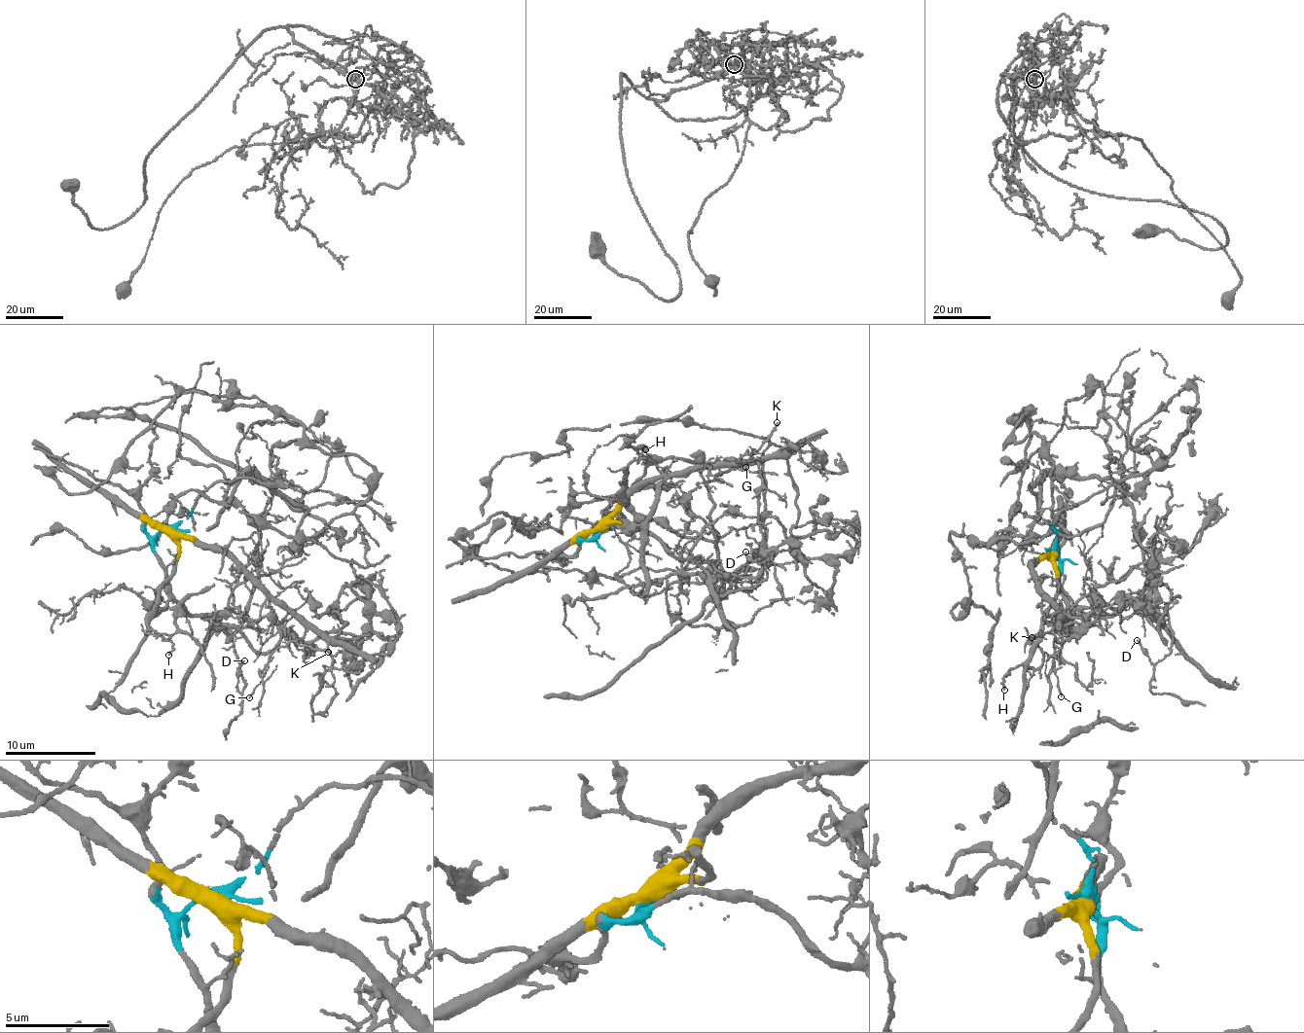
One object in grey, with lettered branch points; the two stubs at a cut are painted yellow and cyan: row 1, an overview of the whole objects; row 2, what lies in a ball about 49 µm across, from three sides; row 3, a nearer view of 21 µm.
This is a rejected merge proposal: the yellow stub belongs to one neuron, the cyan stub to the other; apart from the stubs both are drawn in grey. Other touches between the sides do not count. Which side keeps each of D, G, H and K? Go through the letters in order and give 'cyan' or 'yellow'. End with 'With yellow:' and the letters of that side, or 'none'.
D: cyan
G: yellow
H: yellow
K: yellow
With yellow: G, H, K

